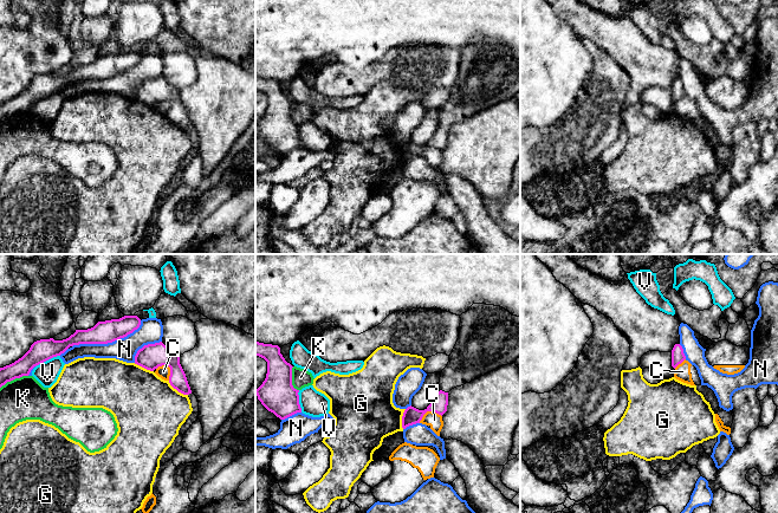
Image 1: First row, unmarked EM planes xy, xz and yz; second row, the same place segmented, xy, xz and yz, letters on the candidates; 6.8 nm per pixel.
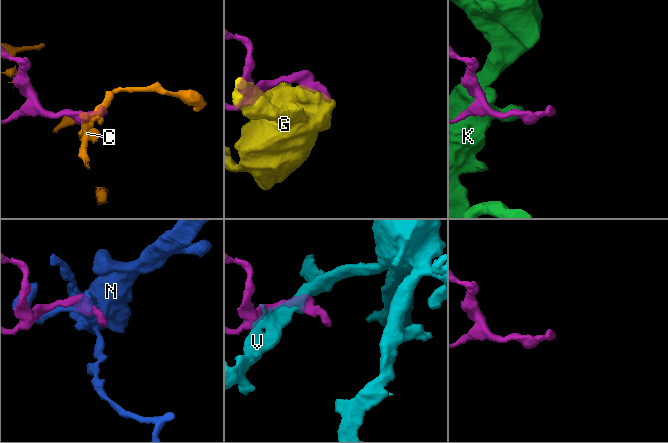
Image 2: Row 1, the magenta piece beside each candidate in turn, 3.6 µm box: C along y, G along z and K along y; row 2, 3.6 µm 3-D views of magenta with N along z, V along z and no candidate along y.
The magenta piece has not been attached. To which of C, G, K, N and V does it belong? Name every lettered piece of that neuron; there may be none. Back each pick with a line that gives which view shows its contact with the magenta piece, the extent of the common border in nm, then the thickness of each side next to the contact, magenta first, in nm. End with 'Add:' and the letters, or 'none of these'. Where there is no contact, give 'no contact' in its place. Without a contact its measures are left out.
Add: none of these

